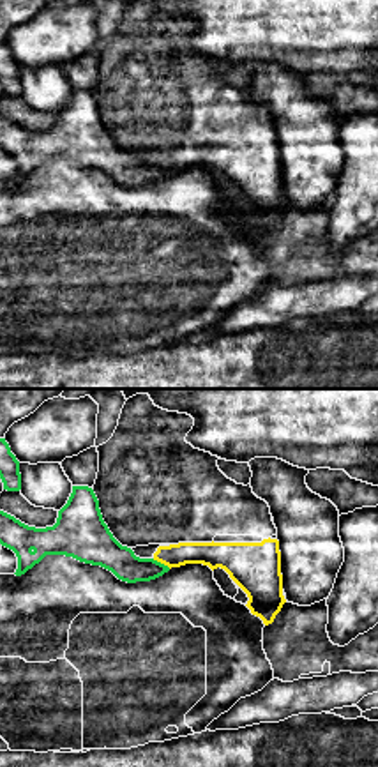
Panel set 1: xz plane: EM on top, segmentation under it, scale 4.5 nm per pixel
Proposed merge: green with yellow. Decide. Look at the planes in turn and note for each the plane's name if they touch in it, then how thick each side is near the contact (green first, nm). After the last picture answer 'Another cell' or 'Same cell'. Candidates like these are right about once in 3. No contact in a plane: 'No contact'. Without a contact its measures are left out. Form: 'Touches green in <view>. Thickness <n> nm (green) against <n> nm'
Touches green in xz. Thickness 140 nm (green) against 110 nm

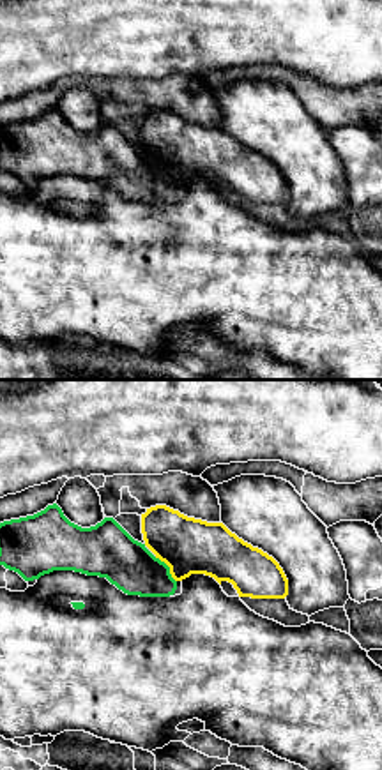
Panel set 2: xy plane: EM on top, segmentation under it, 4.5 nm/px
Touches green in xy. Thickness 220 nm (green) against 260 nm

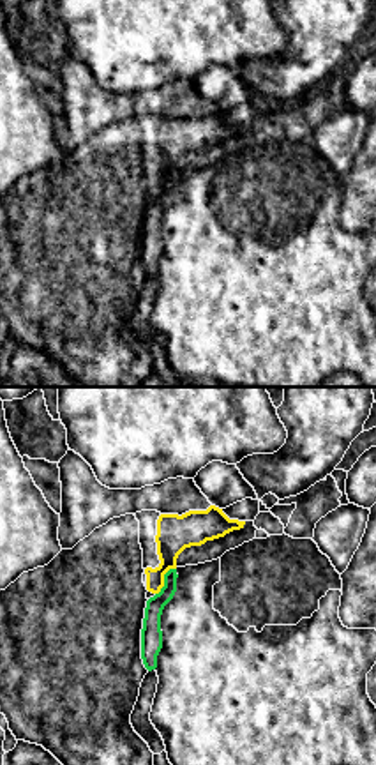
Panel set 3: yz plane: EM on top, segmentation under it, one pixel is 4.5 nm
Touches green in yz. Thickness 90 nm (green) against 160 nm

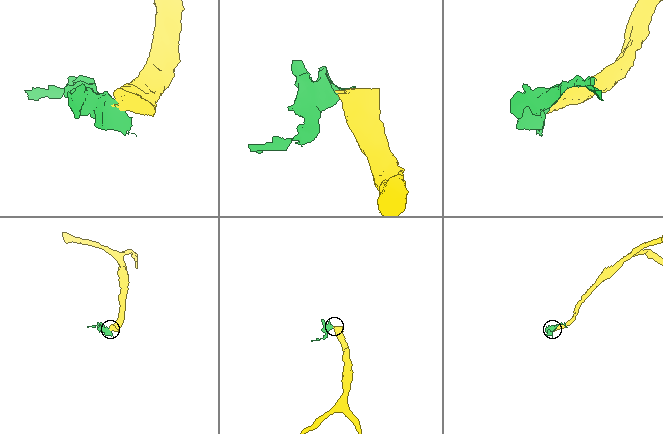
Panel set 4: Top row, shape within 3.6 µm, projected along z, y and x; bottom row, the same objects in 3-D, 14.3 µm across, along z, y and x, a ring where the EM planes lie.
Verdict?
Another cell

